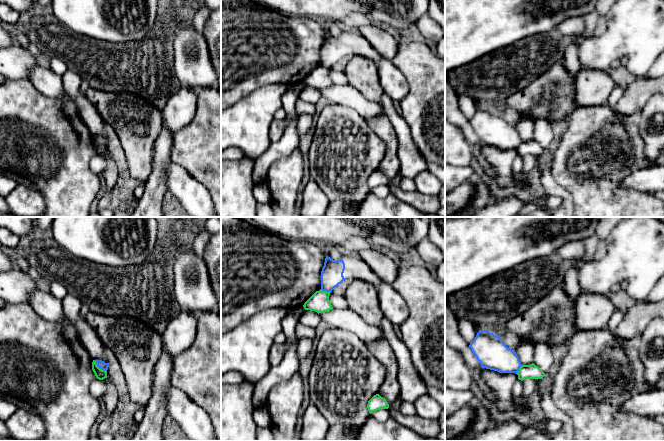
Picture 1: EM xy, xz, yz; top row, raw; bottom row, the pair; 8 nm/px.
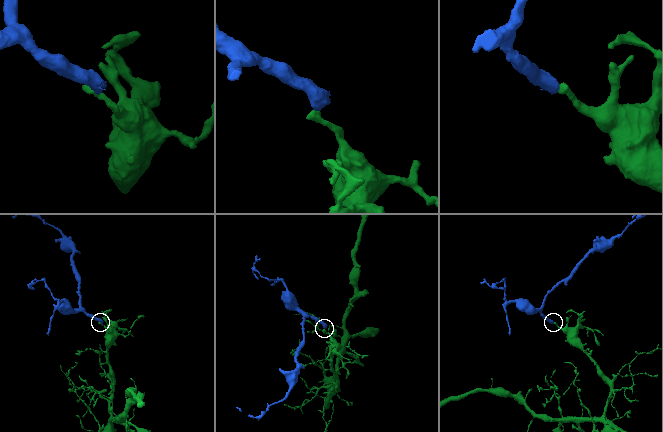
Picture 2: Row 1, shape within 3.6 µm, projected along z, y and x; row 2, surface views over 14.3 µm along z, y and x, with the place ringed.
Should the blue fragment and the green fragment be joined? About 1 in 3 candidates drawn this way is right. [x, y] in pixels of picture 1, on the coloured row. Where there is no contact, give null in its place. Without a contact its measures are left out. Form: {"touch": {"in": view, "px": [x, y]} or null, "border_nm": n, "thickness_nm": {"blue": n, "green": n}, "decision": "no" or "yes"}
{"touch": {"in": "xy", "px": [99, 367]}, "border_nm": 140, "thickness_nm": {"blue": 70, "green": 90}, "decision": "no"}

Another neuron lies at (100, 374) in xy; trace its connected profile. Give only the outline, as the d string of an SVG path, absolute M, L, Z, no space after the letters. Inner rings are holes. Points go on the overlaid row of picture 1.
M93 360L93 362L92 362L92 370L93 370L97 379L103 380L103 379L107 378L107 371L100 369L97 366L95 360Z

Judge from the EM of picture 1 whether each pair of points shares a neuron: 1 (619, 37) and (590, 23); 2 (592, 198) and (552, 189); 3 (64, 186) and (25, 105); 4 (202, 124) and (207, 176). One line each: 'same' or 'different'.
1: different
2: different
3: same
4: same

